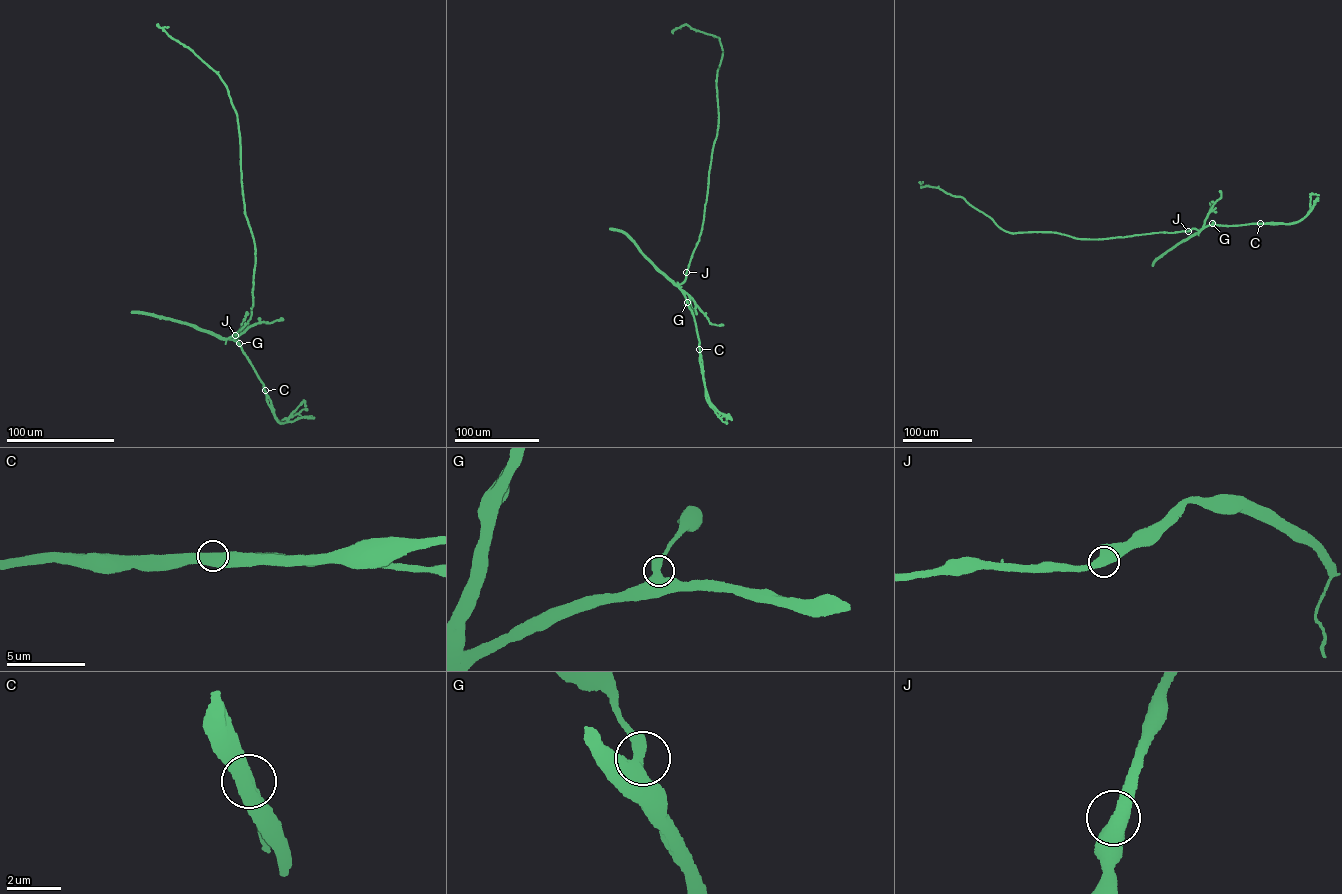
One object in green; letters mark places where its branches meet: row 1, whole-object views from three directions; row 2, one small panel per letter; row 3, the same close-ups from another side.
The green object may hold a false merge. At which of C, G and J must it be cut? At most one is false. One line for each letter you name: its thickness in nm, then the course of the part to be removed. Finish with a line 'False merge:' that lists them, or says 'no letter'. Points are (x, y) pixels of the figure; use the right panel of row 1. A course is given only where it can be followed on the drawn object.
C: calibre 550 nm; course (1260, 223), (1287, 224), (1301, 220), (1318, 197)
False merge: C

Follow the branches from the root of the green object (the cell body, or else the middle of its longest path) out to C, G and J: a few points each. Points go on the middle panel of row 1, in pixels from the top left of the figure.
C: (672, 281), (682, 292), (693, 315), (699, 349)
G: (672, 281), (687, 302)
J: (672, 281), (680, 284), (686, 272)

